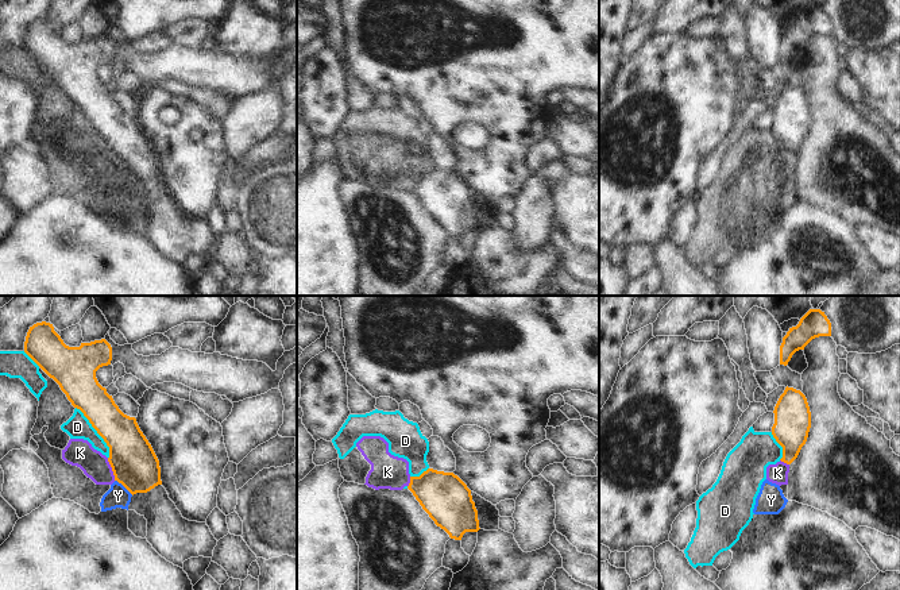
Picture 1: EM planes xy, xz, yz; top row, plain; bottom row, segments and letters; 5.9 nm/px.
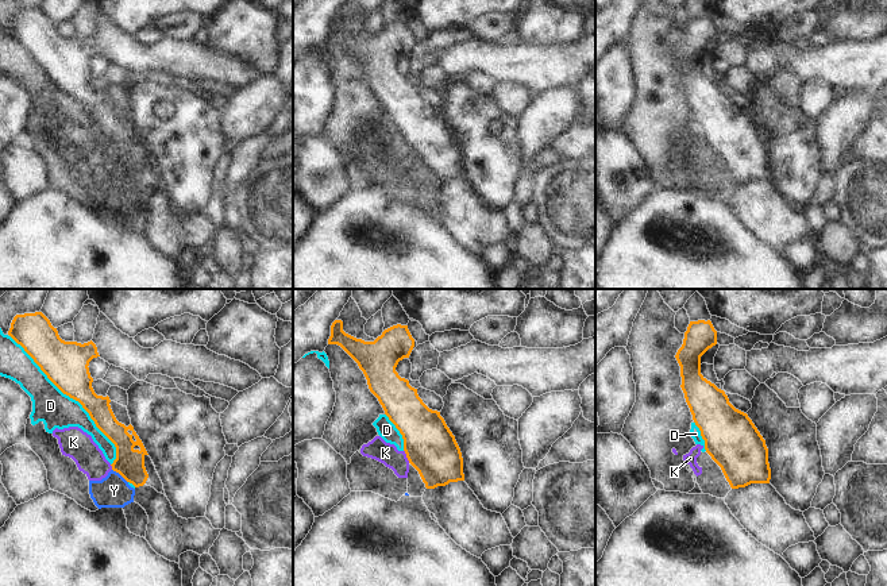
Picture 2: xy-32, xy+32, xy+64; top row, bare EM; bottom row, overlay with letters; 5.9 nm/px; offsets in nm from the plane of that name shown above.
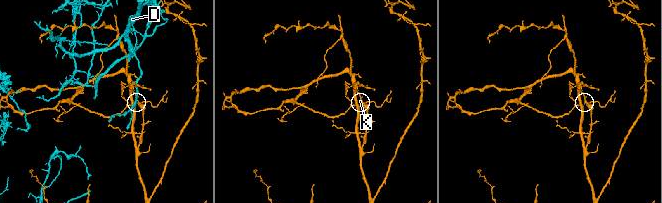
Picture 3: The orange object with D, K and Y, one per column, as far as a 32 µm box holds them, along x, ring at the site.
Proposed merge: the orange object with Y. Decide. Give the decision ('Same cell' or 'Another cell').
Another cell

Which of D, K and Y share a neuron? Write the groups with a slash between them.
D K Y

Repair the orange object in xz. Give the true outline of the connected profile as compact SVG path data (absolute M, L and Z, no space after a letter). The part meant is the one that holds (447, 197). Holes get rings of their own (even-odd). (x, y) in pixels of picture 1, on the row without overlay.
M428 166L420 174L410 174L407 186L451 236L461 238L466 230L480 227L471 188L453 170Z

